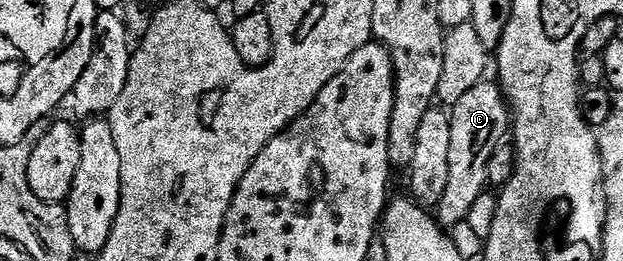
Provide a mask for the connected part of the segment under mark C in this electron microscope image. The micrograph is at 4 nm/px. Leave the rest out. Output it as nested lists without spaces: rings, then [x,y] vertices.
[[[493,80],[490,81],[478,81],[449,110],[452,139],[448,150],[448,187],[444,191],[444,199],[440,199],[436,207],[436,220],[447,231],[465,221],[476,199],[487,192],[489,160],[512,133],[512,114],[506,96]]]

